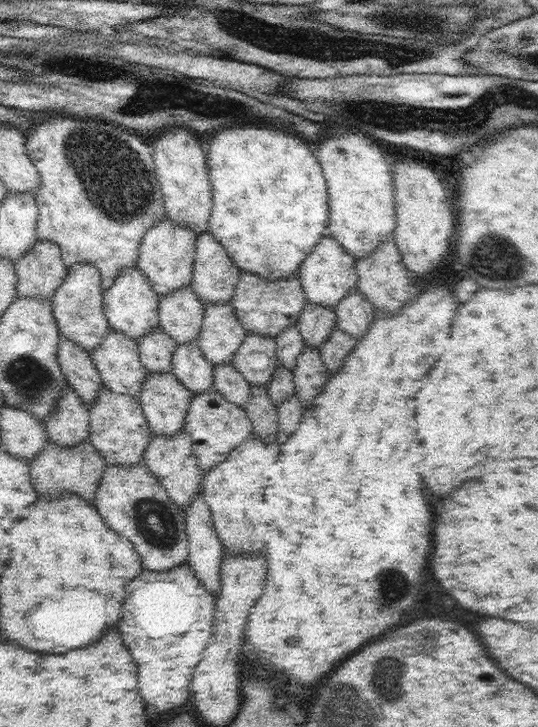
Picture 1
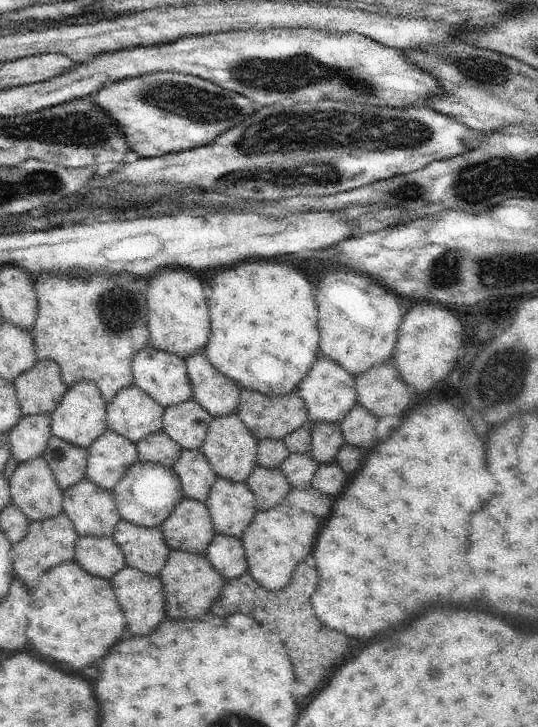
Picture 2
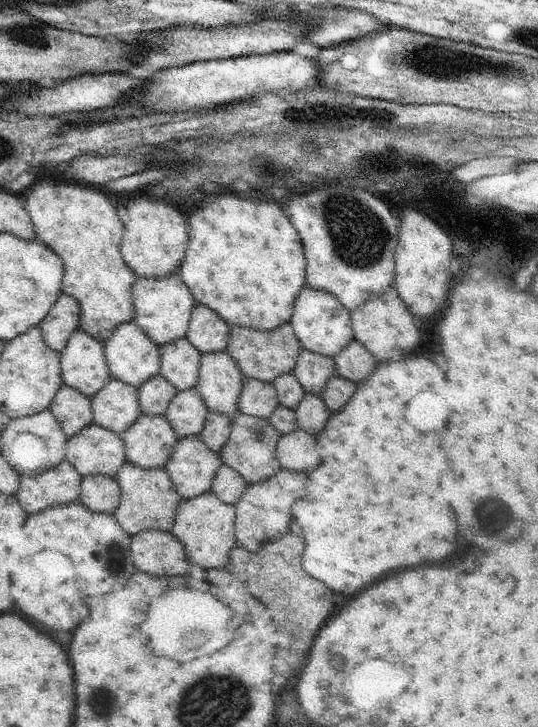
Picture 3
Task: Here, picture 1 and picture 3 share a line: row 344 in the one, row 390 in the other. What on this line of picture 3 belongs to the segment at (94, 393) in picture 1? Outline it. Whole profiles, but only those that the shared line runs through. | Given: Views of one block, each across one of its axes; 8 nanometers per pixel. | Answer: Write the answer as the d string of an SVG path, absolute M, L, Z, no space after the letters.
M66 383L56 393L49 409L67 434L68 438L78 434L93 422L90 398Z

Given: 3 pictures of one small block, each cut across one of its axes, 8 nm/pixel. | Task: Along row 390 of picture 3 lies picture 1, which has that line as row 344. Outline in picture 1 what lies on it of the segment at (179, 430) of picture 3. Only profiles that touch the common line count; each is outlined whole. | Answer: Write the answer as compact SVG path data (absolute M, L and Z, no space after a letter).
M197 339L178 345L175 349L174 356L172 356L171 371L188 390L193 392L193 396L197 395L200 391L212 388L214 366L204 358L204 354L202 354L202 350L200 350L201 348Z

